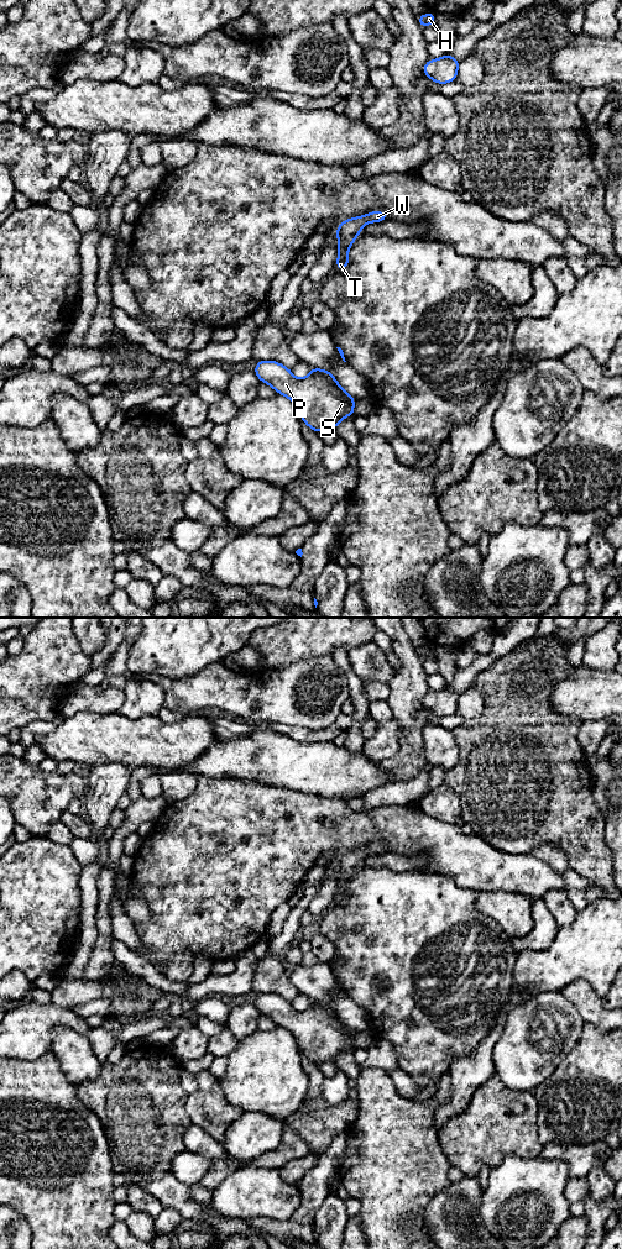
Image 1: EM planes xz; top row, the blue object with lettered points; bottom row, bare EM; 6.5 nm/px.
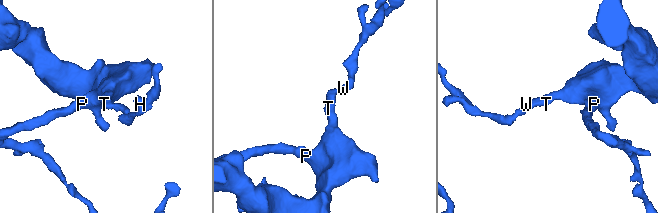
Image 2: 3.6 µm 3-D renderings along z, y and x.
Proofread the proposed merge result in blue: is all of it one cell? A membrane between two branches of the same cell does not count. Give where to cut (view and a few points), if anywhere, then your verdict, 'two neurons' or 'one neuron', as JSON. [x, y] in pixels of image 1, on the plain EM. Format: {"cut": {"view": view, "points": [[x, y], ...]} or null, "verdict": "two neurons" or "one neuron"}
{"cut": null, "verdict": "one neuron"}

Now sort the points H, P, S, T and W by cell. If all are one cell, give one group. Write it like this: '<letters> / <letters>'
H P S T W

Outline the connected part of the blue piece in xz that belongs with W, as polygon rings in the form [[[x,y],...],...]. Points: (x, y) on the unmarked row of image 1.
[[[371,844],[362,850],[356,849],[341,854],[335,865],[335,868],[339,872],[339,883],[335,902],[345,903],[349,899],[349,882],[355,871],[360,867],[364,856],[380,855],[388,851],[390,849],[385,844]]]

